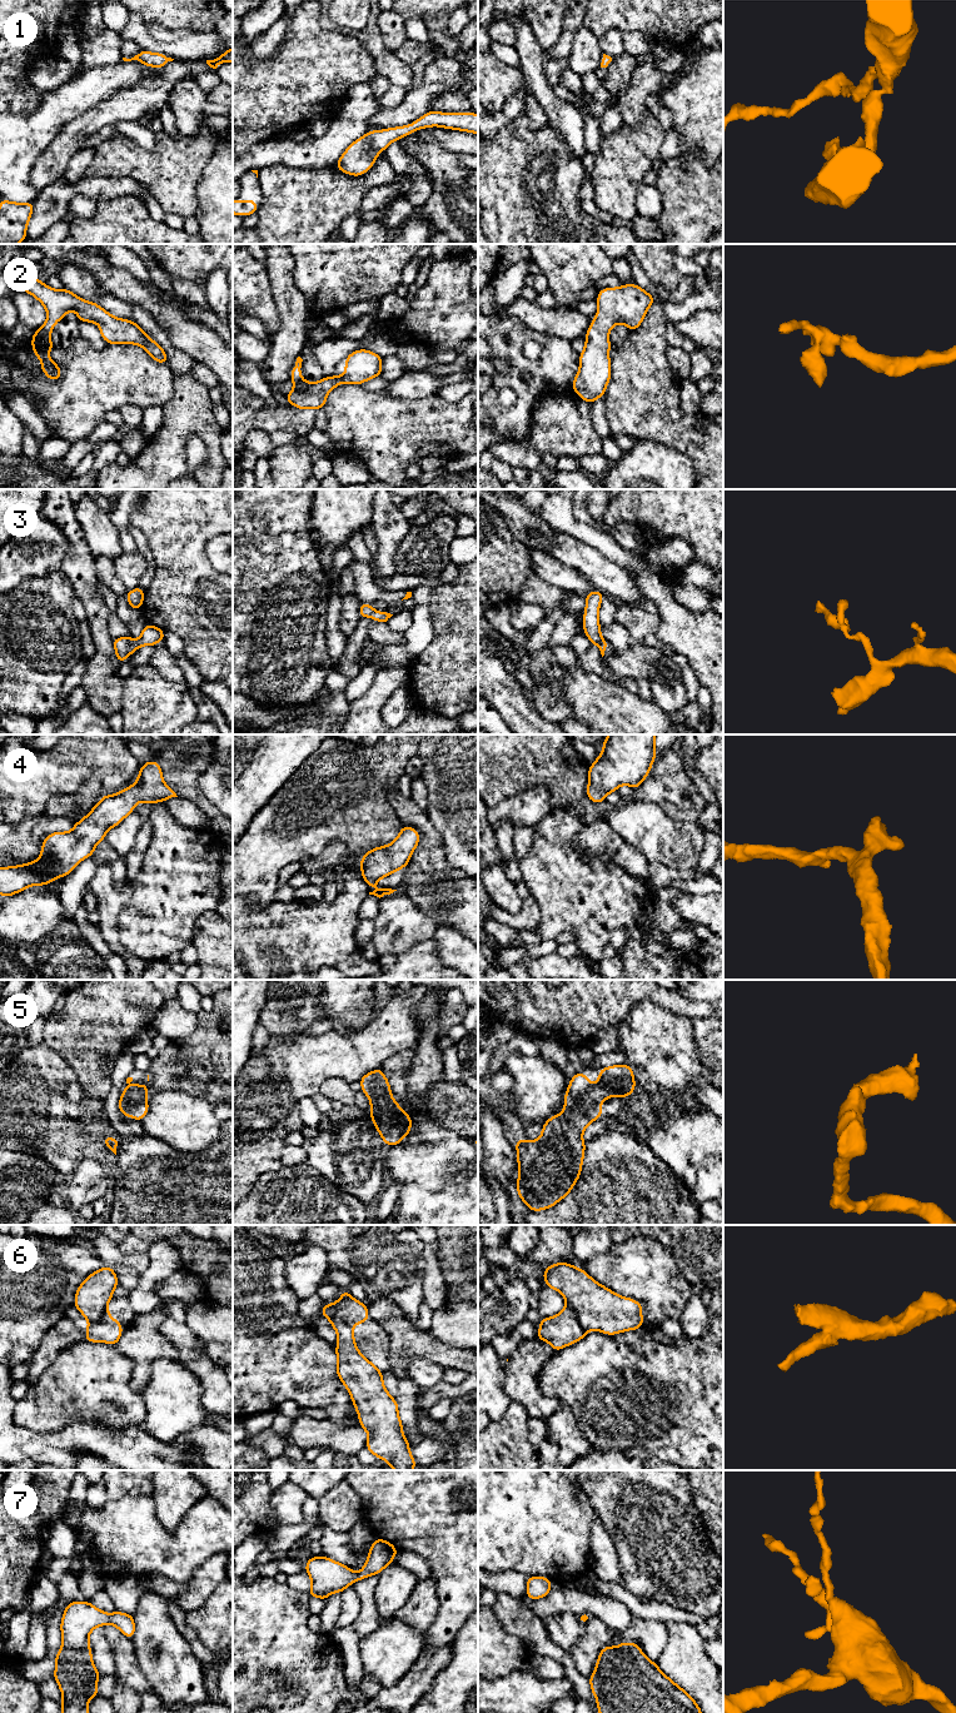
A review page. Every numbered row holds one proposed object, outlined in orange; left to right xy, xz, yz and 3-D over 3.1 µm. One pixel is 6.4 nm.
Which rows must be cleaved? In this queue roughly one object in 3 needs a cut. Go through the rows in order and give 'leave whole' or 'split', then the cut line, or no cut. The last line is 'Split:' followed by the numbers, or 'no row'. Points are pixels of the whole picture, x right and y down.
1: leave whole | no cut
2: leave whole | no cut
3: split | xy (130, 637), (128, 653)
4: leave whole | no cut
5: leave whole | no cut
6: split | yz (567, 1305), (574, 1311), (578, 1323), (586, 1331)
7: leave whole | no cut
Split: 3, 6

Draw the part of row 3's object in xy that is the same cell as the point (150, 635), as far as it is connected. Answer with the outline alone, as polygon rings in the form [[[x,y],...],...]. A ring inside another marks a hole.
[[[148,623],[141,631],[141,636],[138,641],[130,638],[128,644],[128,653],[134,653],[141,646],[155,646],[159,642],[164,641],[165,631]]]

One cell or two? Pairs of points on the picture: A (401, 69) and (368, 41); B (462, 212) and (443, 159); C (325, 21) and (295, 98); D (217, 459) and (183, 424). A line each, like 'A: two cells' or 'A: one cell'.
A: one cell
B: one cell
C: two cells
D: one cell

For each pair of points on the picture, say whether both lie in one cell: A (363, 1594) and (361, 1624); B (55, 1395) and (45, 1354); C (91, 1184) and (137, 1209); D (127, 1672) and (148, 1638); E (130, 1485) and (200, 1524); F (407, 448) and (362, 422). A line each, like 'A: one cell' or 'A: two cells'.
A: one cell
B: two cells
C: two cells
D: two cells
E: two cells
F: one cell

